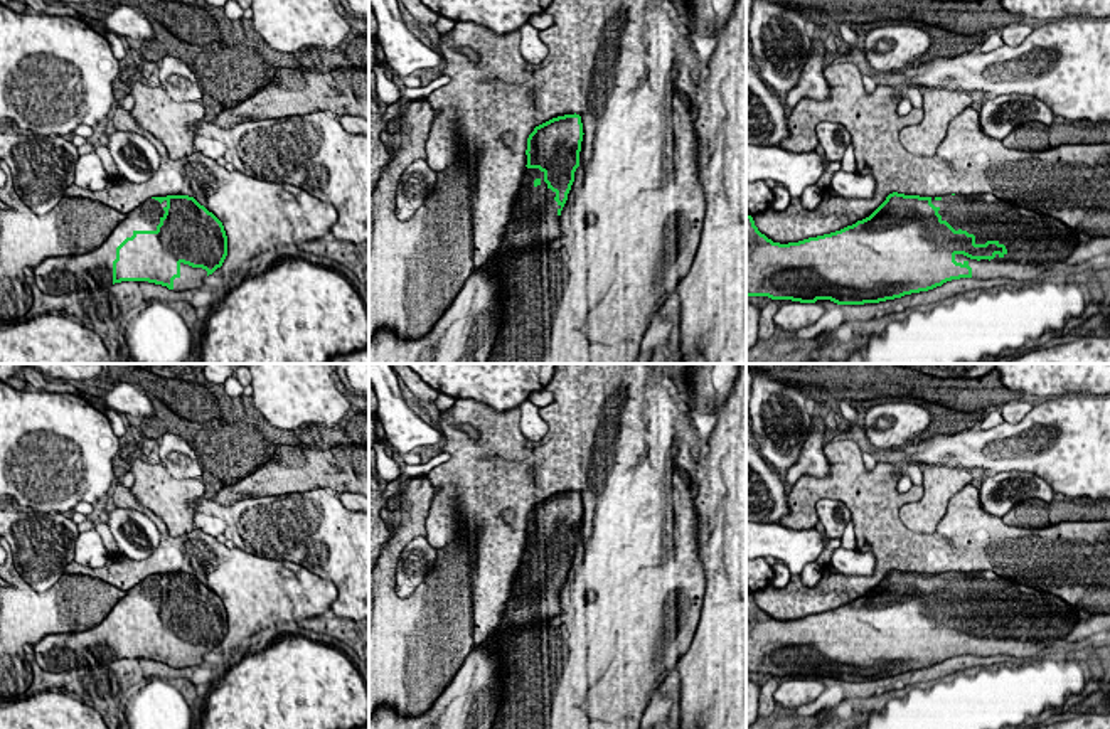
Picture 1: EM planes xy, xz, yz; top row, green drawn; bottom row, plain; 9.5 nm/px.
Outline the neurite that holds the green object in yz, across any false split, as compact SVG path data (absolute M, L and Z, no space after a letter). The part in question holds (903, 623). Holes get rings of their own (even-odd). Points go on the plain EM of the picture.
M893 569L869 594L841 608L788 621L768 616L758 608L753 594L746 593L746 673L864 682L928 668L960 655L1036 660L1058 648L1075 625L1076 615L1061 598L1016 584L994 571L920 574Z

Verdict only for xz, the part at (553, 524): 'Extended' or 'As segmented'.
Extended

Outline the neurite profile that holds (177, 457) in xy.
M165 433L158 439L158 456L162 465L177 480L200 480L202 466L197 453L189 443L173 433Z

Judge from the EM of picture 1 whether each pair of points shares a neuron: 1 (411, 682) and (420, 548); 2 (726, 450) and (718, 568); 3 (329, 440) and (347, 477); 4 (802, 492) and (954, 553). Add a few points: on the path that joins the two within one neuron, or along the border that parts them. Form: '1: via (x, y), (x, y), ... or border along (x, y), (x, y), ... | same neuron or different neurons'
1: border along (438, 551), (435, 568), (408, 596), (400, 598) | different neurons
2: via (726, 478), (726, 539) | same neuron
3: border along (297, 441), (310, 448), (336, 446) | different neurons
4: via (839, 489), (848, 489), (912, 553), (917, 553) | same neuron

